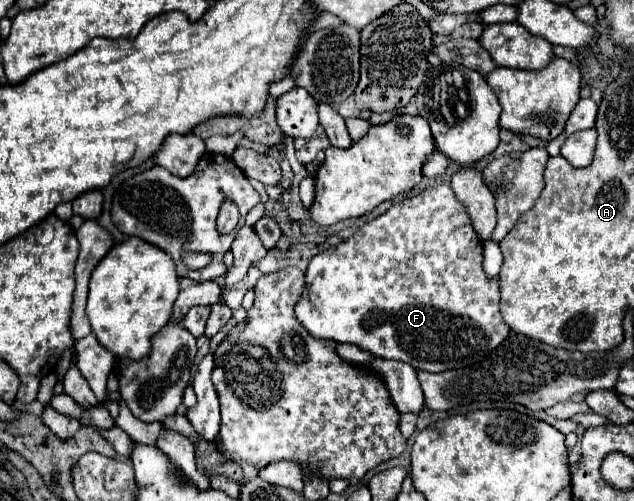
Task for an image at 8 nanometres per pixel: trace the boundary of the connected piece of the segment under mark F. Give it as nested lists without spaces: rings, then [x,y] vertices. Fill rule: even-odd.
[[[437,181],[435,185],[423,189],[421,193],[409,195],[403,201],[393,203],[387,213],[383,213],[377,219],[361,225],[355,231],[355,235],[349,237],[347,241],[341,241],[339,245],[317,253],[311,259],[309,269],[305,273],[307,287],[305,287],[305,293],[303,293],[303,297],[299,299],[297,307],[295,307],[295,313],[297,313],[297,319],[301,321],[301,325],[313,337],[329,339],[329,341],[335,341],[335,343],[351,343],[351,345],[357,345],[363,351],[369,351],[375,357],[397,359],[397,361],[409,363],[411,367],[415,367],[419,371],[435,371],[437,373],[437,371],[467,367],[467,365],[473,365],[473,363],[485,359],[509,335],[509,327],[505,325],[505,321],[499,313],[499,281],[489,281],[485,277],[481,261],[483,261],[483,243],[481,243],[481,239],[477,237],[477,233],[473,229],[473,223],[469,219],[469,213],[465,209],[465,205],[455,197],[449,181]]]

